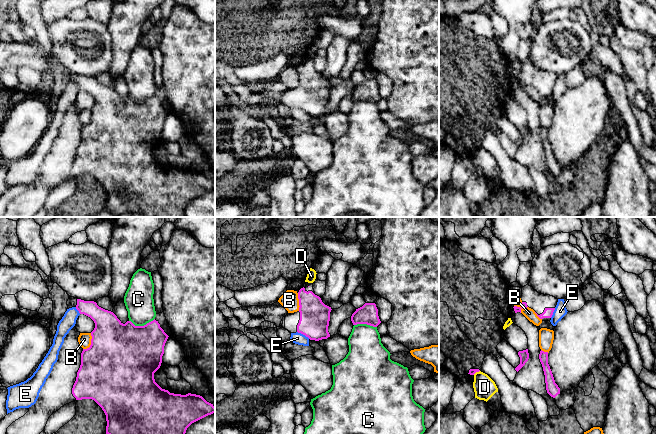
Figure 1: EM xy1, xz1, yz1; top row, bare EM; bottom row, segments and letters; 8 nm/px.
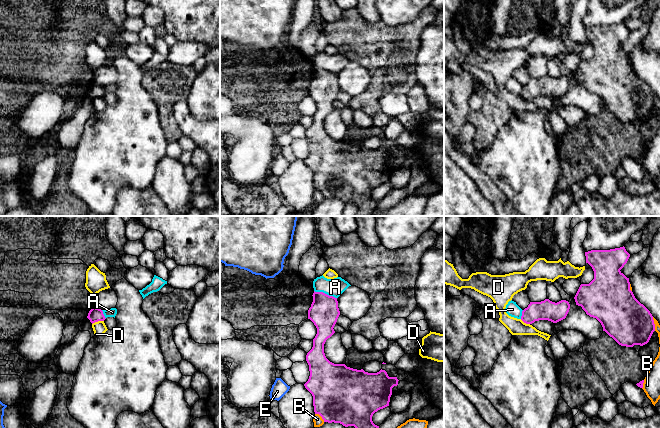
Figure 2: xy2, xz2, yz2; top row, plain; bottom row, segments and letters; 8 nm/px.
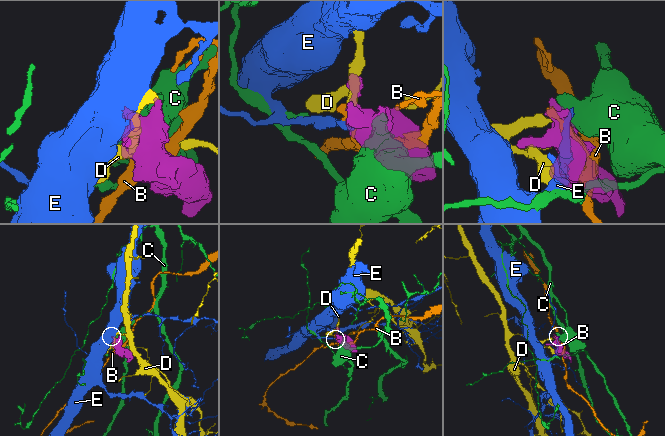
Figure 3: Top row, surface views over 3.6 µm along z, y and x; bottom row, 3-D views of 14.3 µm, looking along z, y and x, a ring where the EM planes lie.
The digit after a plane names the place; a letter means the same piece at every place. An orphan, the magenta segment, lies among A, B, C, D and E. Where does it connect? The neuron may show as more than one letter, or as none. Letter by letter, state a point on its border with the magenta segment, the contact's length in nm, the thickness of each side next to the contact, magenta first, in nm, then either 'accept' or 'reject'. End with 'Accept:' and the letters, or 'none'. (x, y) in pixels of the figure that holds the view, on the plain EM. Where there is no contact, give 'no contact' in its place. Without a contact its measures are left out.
A: xz2 (324, 69) | 200 nm | 240/150 nm | reject
B: yz1 (521, 83) | 110 nm | 50/90 nm | reject
C: xy1 (141, 102) | 200 nm | 480/240 nm | reject
D: xy2 (97, 97) | 100 nm | 110/110 nm | reject
E: xz1 (303, 110) | 120 nm | 240/90 nm | reject
Accept: none

